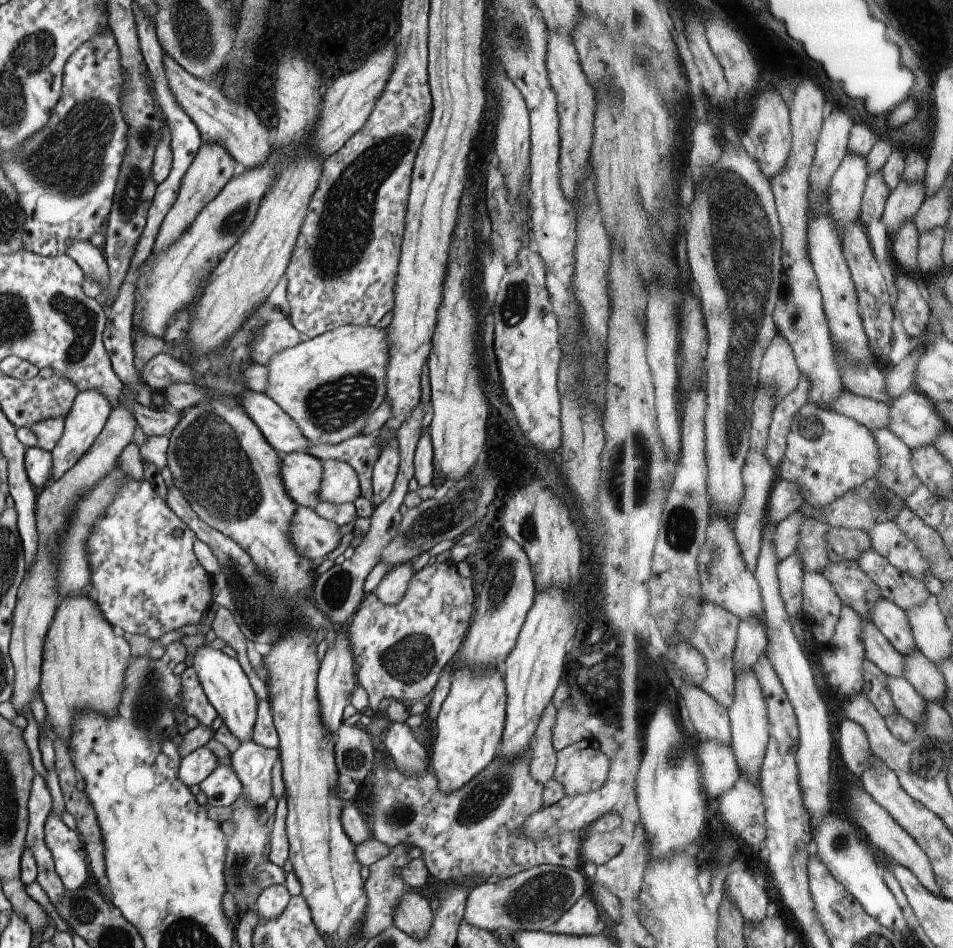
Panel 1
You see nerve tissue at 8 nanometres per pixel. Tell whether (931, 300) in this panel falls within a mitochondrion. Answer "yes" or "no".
no

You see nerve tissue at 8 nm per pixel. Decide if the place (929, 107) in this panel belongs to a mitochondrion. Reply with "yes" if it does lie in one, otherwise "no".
no

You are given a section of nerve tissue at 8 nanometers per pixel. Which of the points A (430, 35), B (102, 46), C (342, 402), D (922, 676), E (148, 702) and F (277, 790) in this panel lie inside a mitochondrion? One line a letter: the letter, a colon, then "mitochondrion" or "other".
A: other
B: other
C: mitochondrion
D: other
E: mitochondrion
F: other

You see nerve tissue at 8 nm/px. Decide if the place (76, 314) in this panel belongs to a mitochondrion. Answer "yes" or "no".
yes

